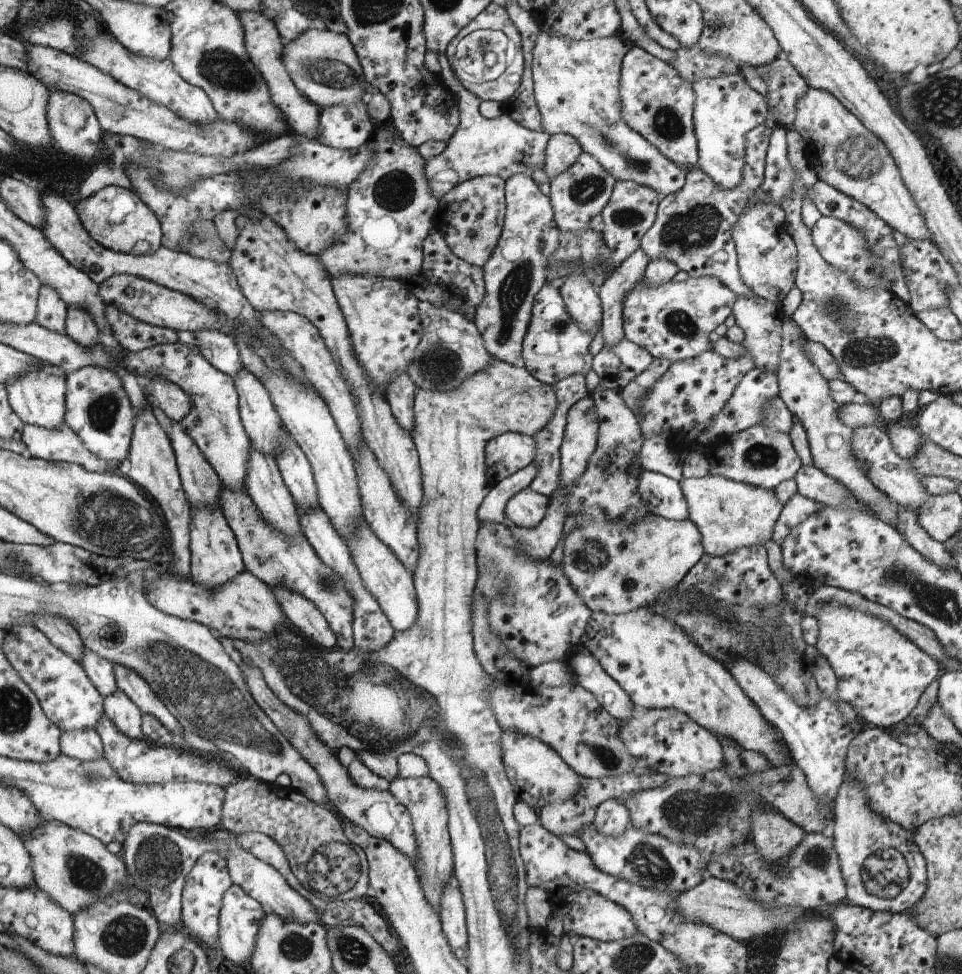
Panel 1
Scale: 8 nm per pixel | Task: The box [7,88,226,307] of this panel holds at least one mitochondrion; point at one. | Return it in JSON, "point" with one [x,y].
{"point":[201,235]}

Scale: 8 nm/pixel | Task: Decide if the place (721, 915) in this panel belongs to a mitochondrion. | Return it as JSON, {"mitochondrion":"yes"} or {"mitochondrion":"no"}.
{"mitochondrion":"no"}

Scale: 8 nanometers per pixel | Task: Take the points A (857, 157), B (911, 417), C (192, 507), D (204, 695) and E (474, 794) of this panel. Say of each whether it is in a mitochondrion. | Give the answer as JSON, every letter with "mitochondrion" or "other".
{"A":"mitochondrion","B":"other","C":"other","D":"mitochondrion","E":"mitochondrion"}

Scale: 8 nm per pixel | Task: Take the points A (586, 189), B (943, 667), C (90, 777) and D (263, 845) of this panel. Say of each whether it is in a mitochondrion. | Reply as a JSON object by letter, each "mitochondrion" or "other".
{"A":"mitochondrion","B":"other","C":"mitochondrion","D":"other"}

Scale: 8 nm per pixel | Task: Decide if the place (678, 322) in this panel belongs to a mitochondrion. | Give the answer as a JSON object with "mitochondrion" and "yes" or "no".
{"mitochondrion":"yes"}

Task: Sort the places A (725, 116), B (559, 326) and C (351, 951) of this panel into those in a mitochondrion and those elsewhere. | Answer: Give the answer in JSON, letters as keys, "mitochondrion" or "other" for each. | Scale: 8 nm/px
{"A":"other","B":"mitochondrion","C":"mitochondrion"}

